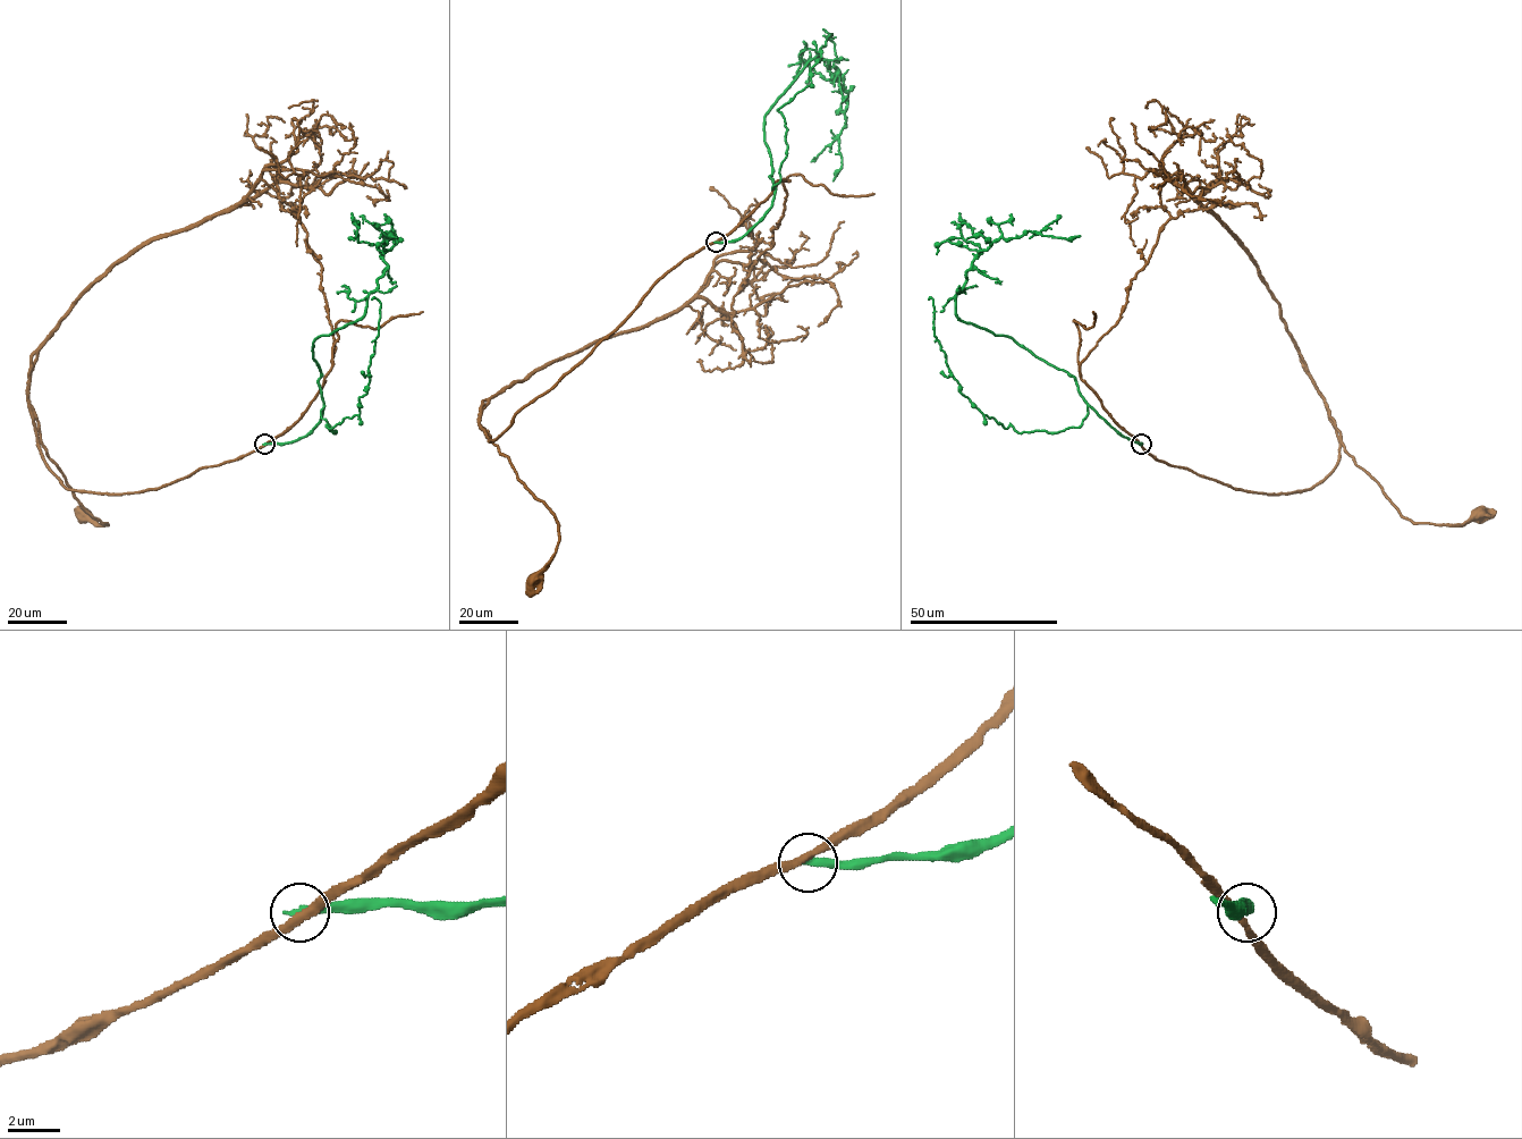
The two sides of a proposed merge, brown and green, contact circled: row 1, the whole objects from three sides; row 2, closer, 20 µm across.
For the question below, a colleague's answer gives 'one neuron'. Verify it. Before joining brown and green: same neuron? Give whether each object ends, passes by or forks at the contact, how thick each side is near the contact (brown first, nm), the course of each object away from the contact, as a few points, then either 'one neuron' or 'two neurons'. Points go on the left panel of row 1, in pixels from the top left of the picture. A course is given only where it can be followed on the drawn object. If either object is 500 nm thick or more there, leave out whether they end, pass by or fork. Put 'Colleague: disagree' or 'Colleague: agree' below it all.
brown passes by; green ends; calibres 280 and 300 nm; course brown (264, 444), (159, 488), (78, 491), (45, 461), (33, 414), (74, 496), (108, 524), (83, 514); course green (264, 444), (320, 422), (313, 342), (361, 318), (397, 242), (381, 236); two neurons
Colleague: disagree

